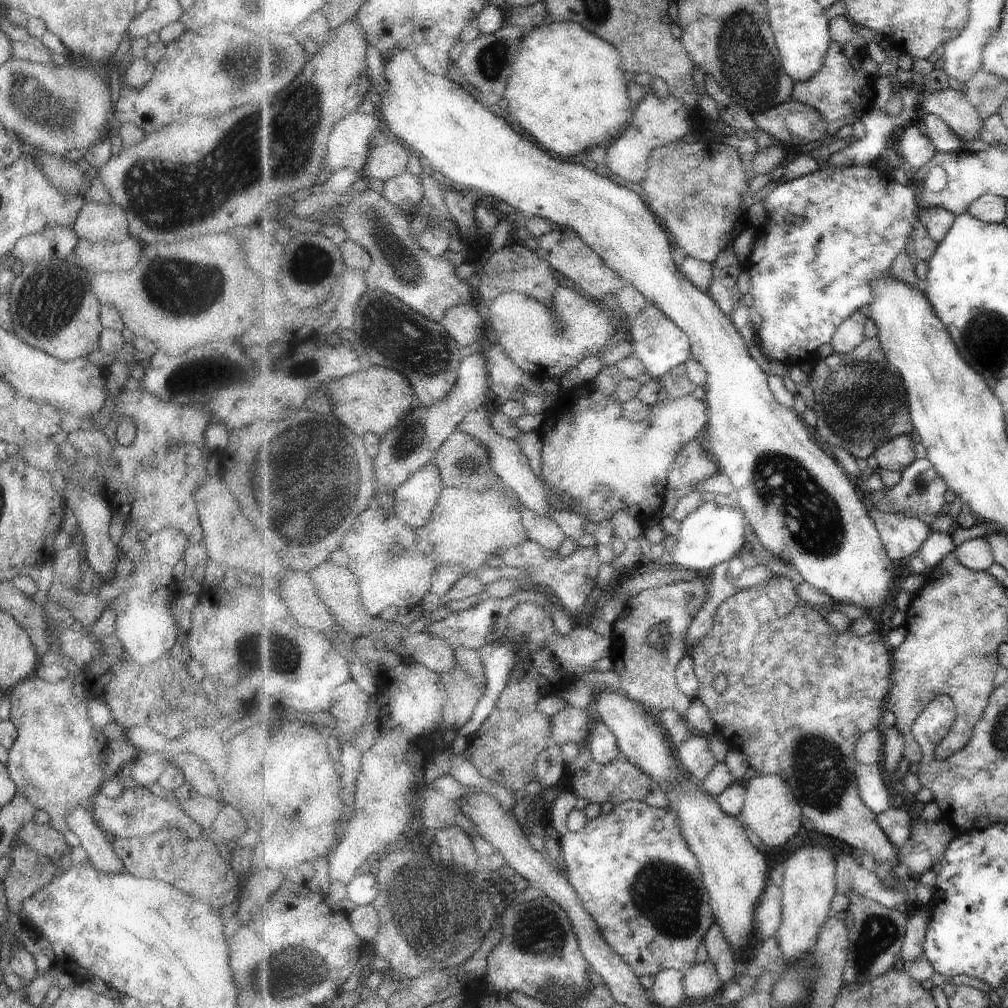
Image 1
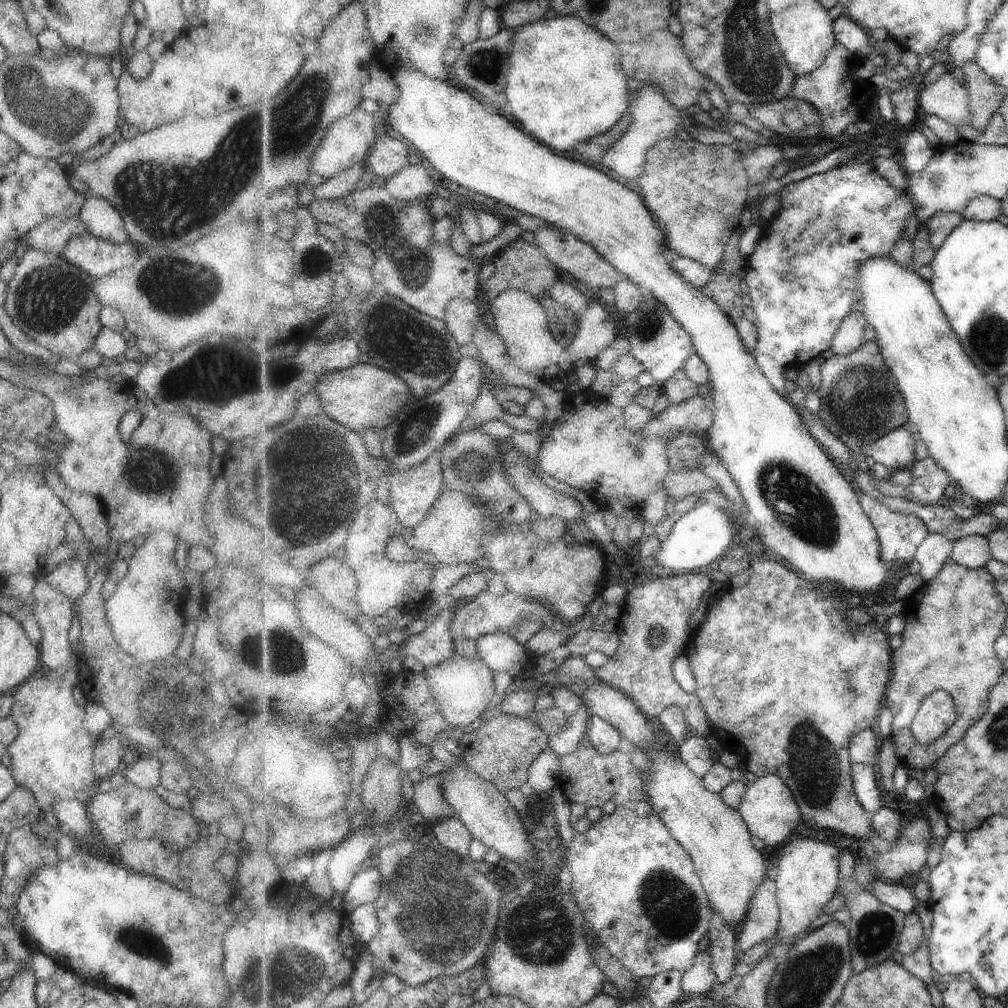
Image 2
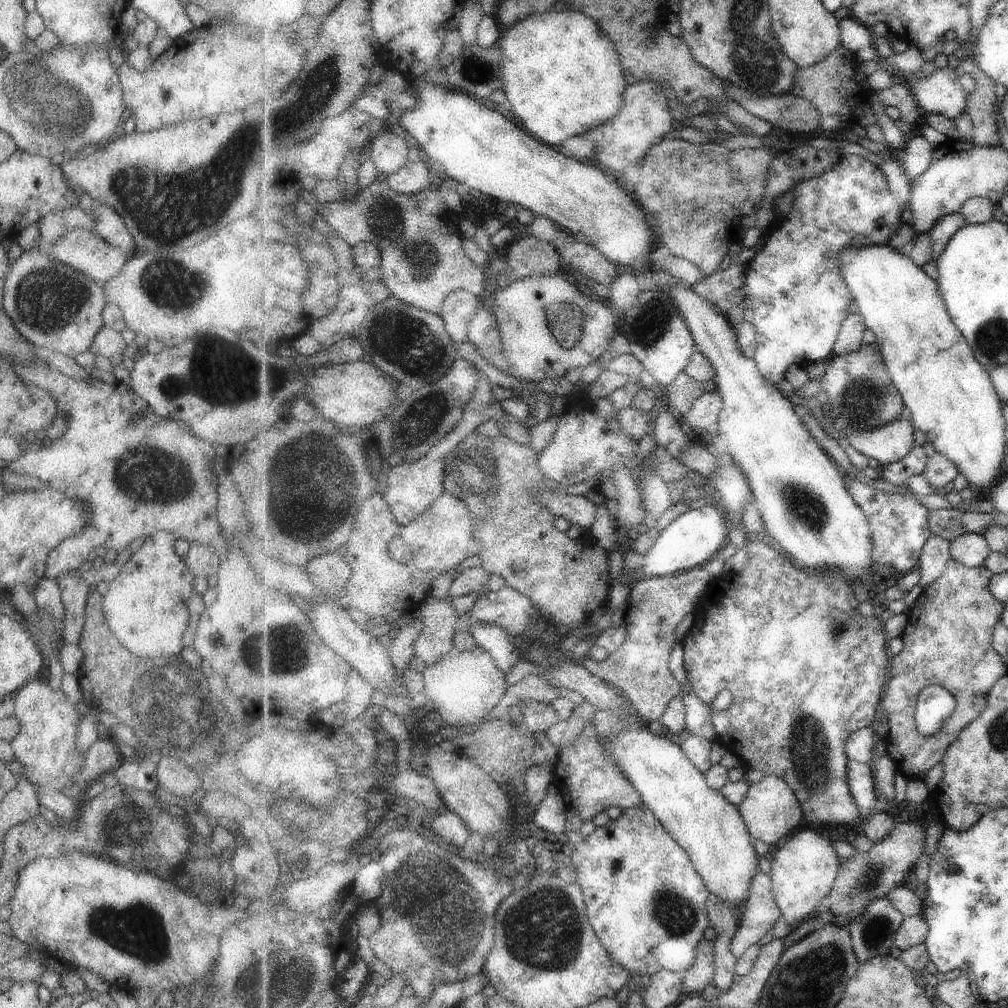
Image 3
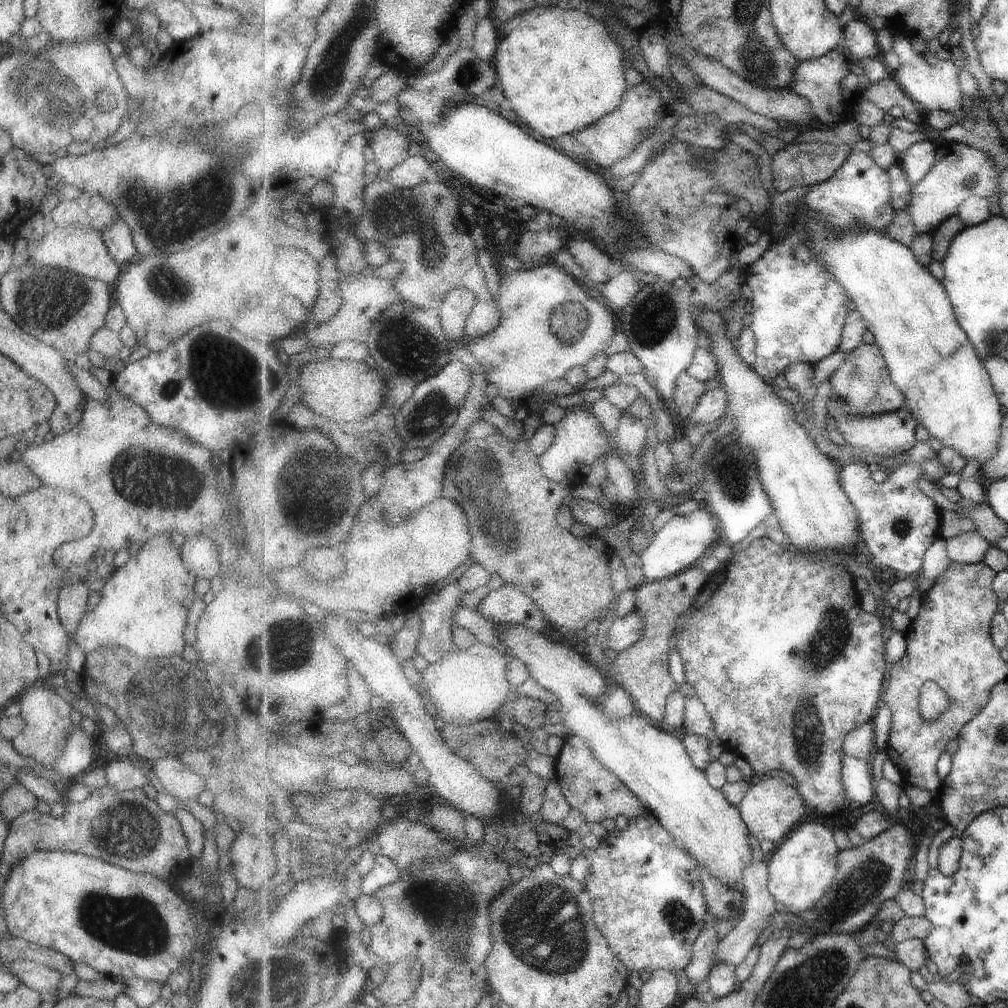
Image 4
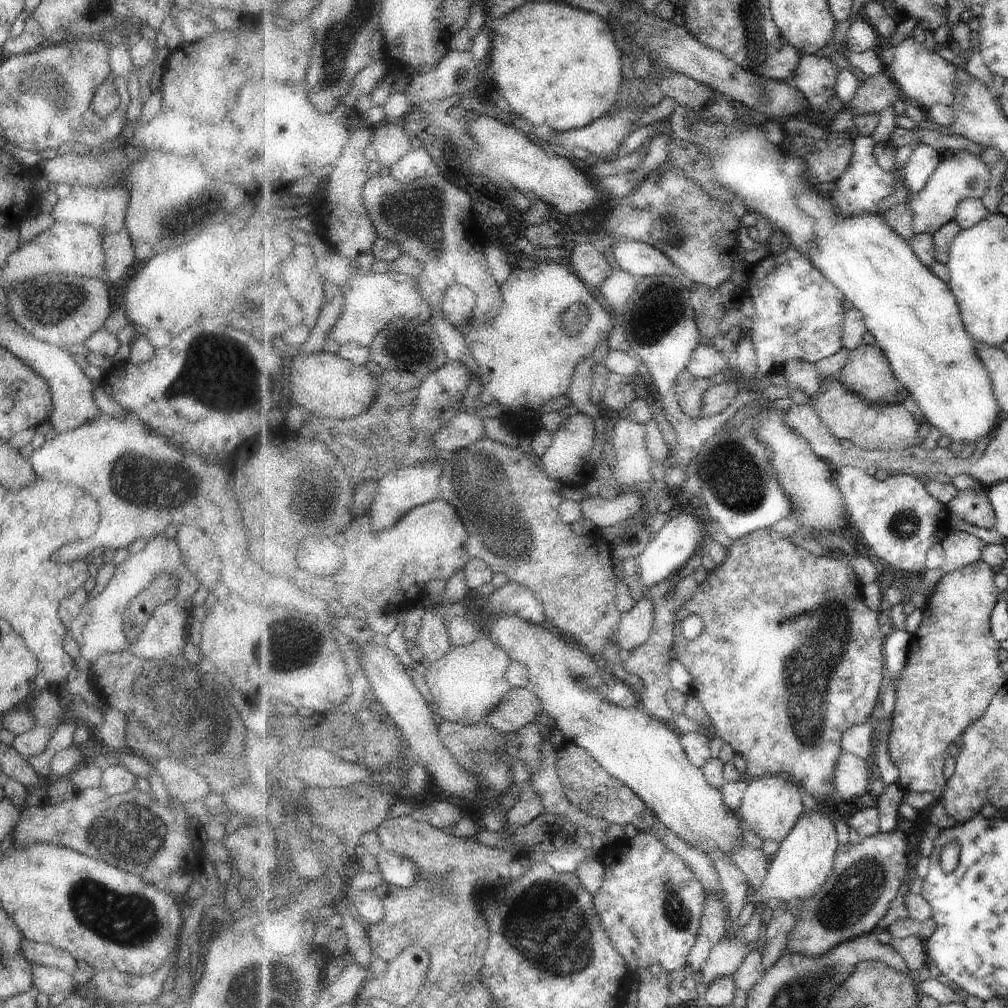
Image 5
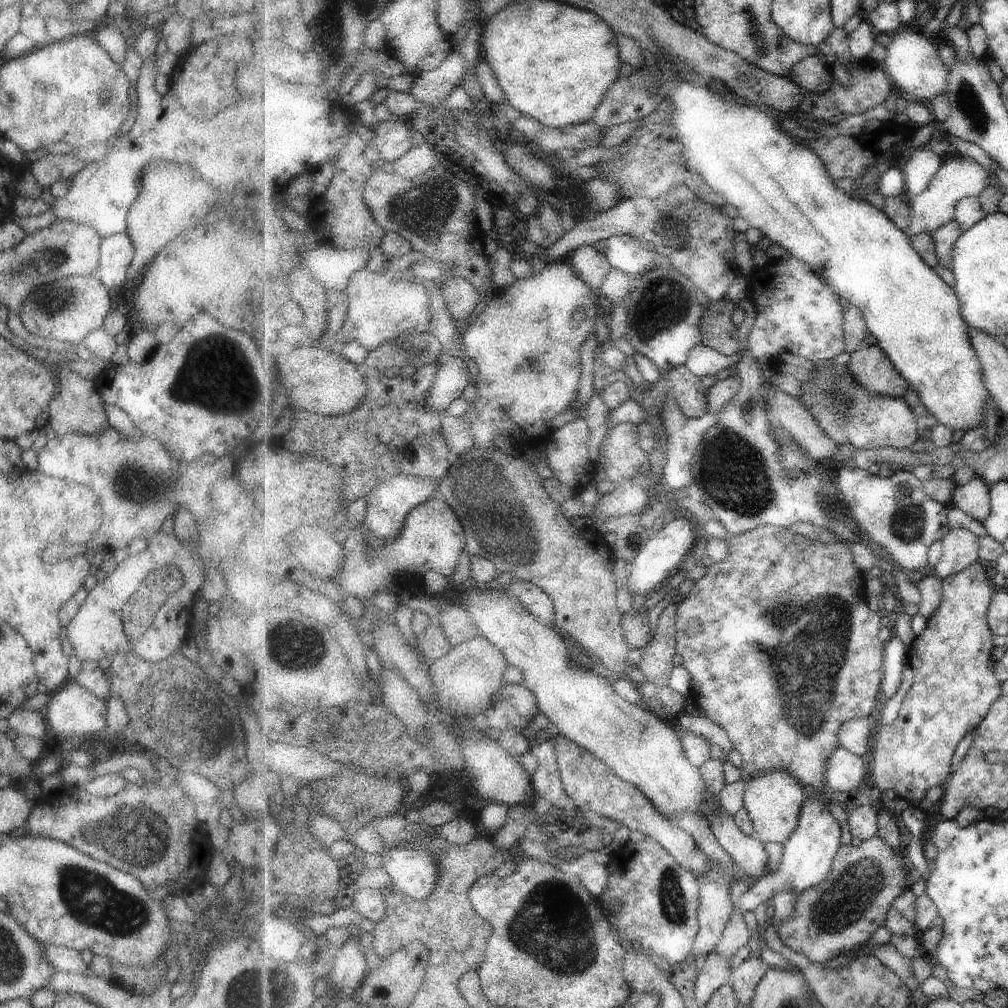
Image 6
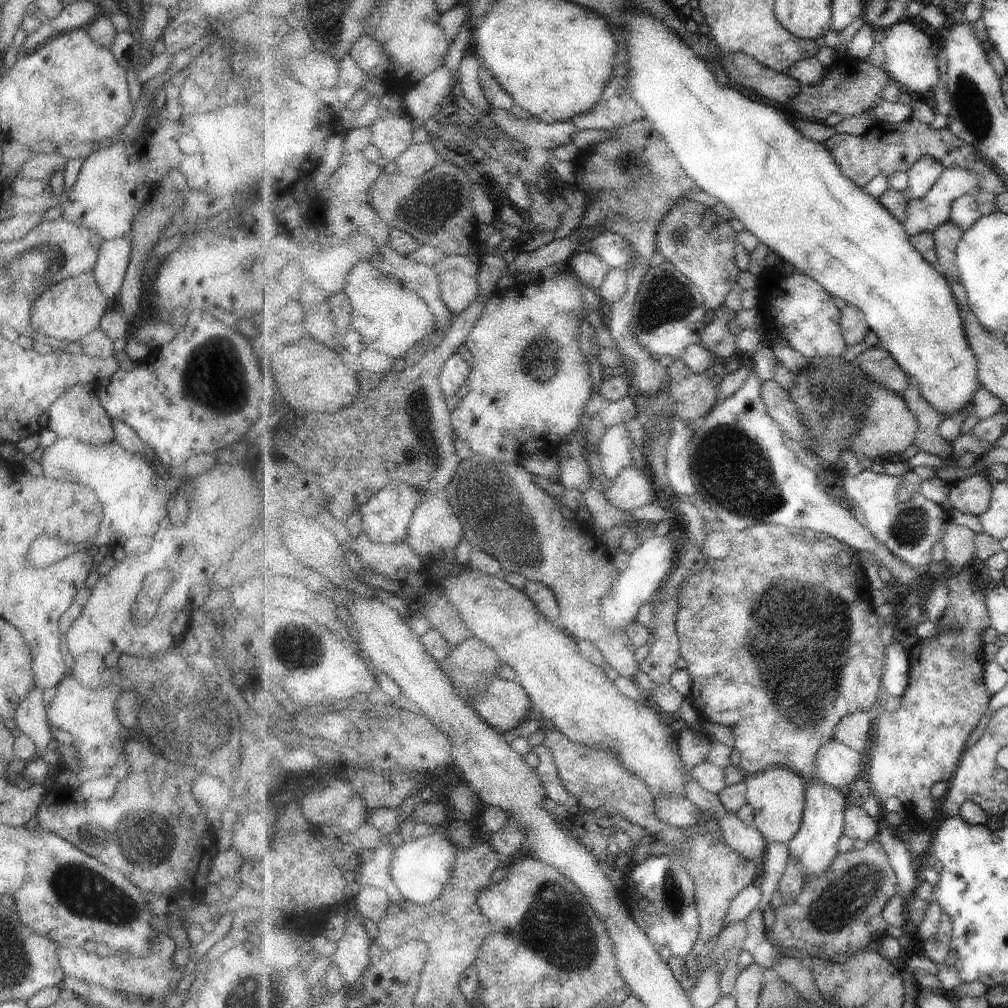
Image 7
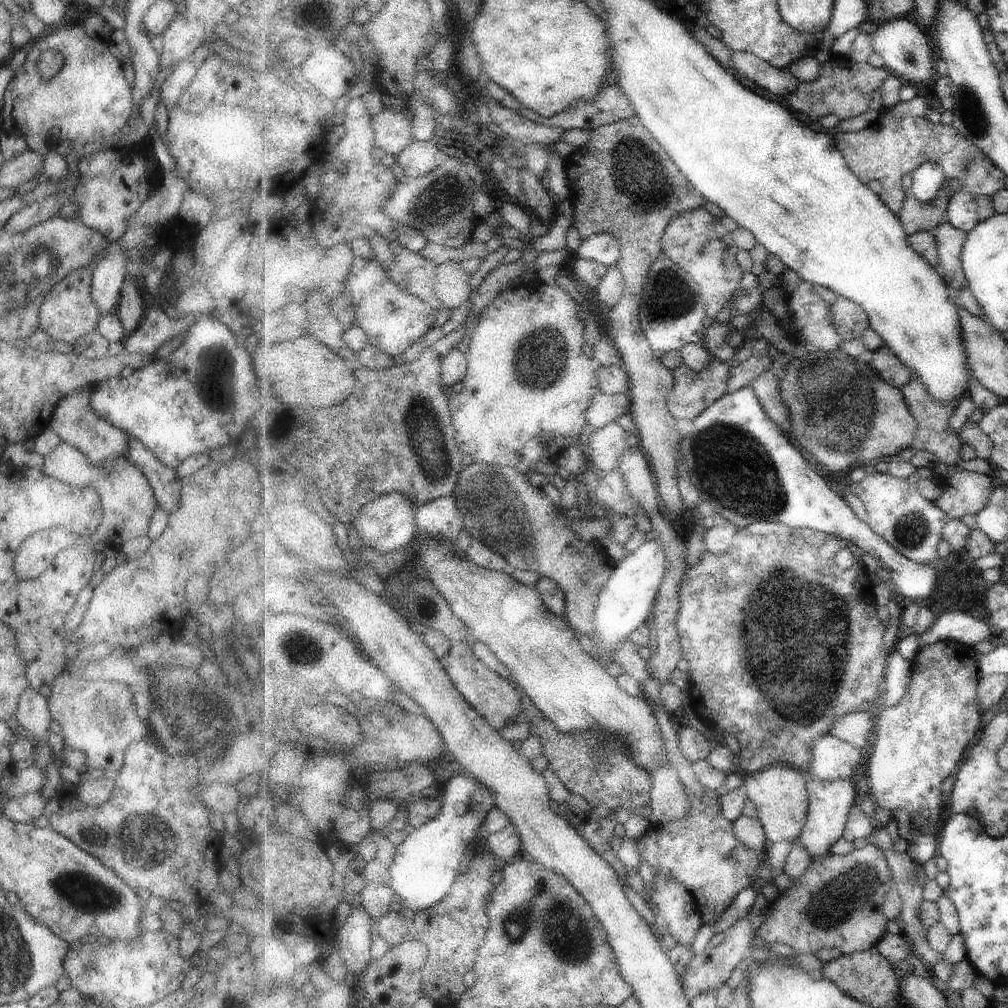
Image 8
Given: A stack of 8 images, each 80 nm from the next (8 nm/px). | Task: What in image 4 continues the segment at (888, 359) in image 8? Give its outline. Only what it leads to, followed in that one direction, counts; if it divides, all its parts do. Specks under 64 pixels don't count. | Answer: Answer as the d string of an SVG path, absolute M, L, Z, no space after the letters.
M863 343L852 350L829 378L827 378L837 399L848 402L848 412L855 416L882 415L905 409L906 396L893 382L890 370L880 346Z

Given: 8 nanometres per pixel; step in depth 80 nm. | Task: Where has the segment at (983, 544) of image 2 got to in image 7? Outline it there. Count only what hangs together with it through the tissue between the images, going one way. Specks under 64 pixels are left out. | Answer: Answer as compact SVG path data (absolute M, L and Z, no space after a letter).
M950 524L945 533L945 548L947 558L945 562L949 568L965 568L971 562L977 562L976 533L965 525Z

